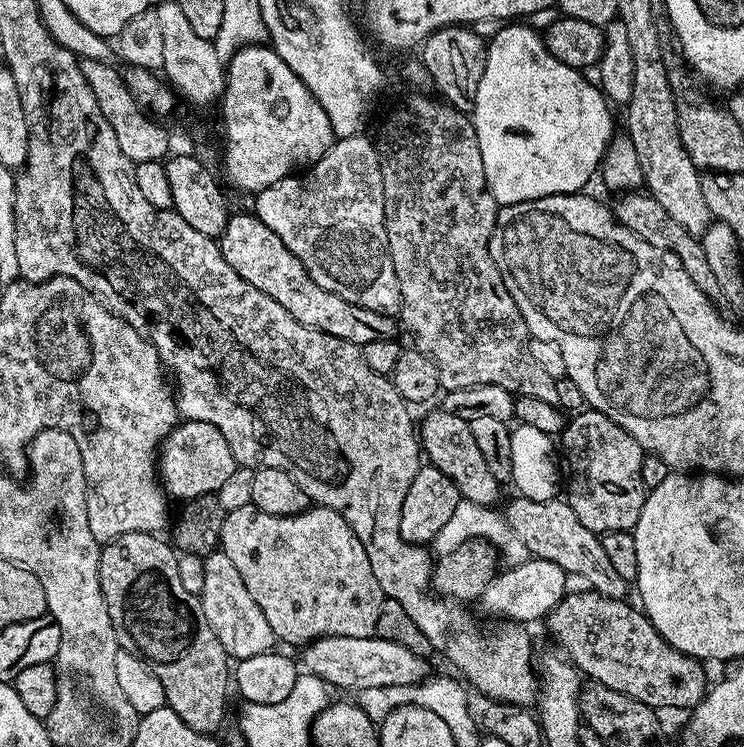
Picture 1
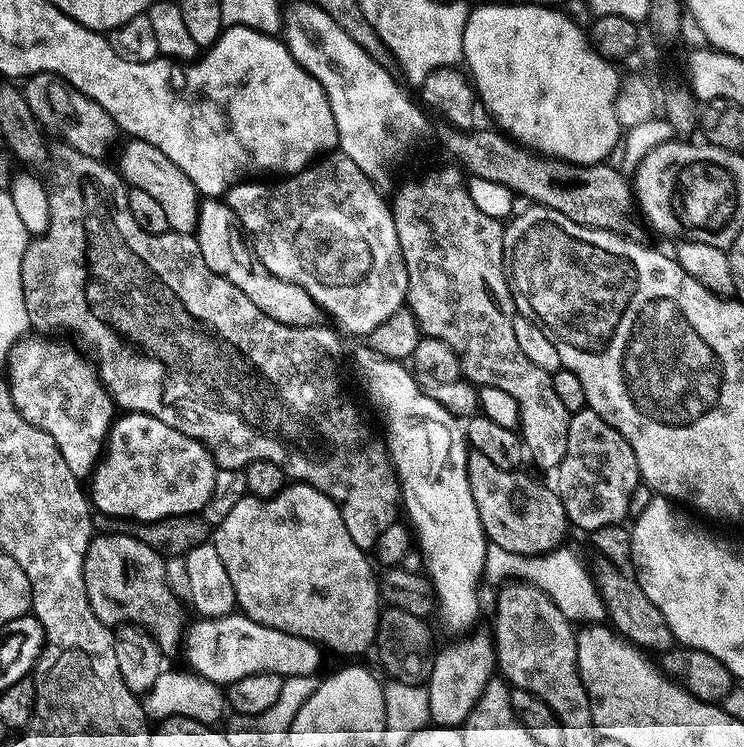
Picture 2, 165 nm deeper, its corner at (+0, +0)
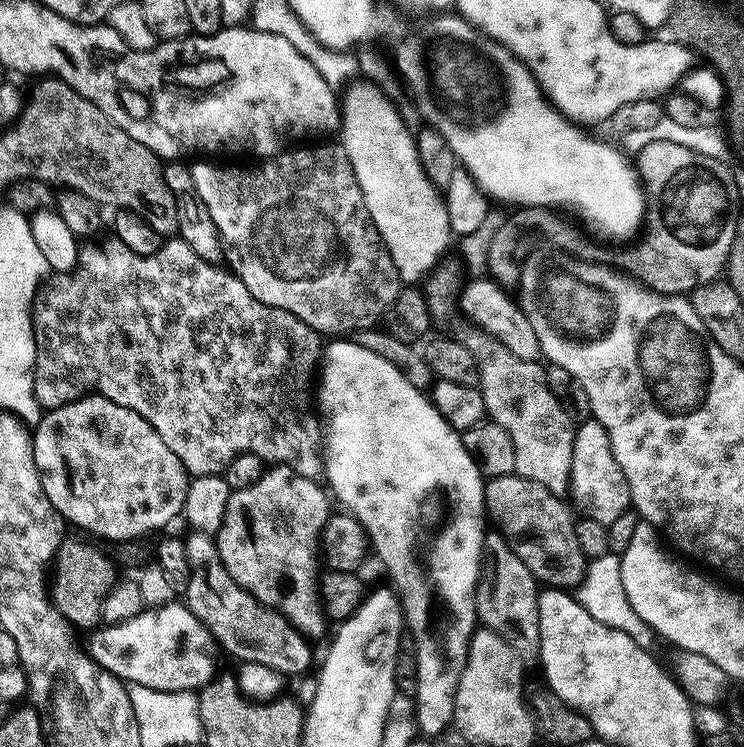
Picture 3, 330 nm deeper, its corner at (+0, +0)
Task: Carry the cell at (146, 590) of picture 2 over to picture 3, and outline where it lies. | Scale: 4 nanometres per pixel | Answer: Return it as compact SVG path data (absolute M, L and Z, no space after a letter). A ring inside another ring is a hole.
M68 538L61 544L54 561L54 581L50 595L69 624L77 629L92 630L101 623L104 598L112 591L117 580L115 566L94 545Z

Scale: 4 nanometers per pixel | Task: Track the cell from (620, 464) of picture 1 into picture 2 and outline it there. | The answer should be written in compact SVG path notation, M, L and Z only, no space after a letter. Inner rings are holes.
M587 406L581 412L571 413L566 434L566 454L559 468L555 469L554 476L554 487L568 515L569 525L573 529L581 528L584 534L590 534L602 526L624 524L629 519L630 494L634 494L634 490L642 483L638 458L634 458L630 442L626 442L626 438L618 434L614 426L610 426L594 409Z

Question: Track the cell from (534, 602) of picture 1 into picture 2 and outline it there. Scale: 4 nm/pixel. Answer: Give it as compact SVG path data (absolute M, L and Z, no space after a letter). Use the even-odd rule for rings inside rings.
M465 635L460 642L448 645L435 653L431 674L426 681L428 694L428 718L435 727L461 727L468 719L478 698L493 679L497 663L495 641L491 635Z

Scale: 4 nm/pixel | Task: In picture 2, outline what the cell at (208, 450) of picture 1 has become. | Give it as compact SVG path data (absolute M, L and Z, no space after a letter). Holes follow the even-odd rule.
M124 412L113 419L106 447L91 473L90 504L99 515L129 522L200 514L214 488L217 471L218 465L207 448L194 438L174 430L174 426L166 426L166 422L158 422L158 418L145 412Z

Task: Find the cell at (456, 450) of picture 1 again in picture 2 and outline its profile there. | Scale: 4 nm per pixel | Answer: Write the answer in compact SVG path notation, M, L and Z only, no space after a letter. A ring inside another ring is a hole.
M474 451L468 453L468 481L489 544L497 544L514 554L536 556L565 543L564 535L570 532L570 525L555 487L539 484L524 470L494 466L490 458Z

